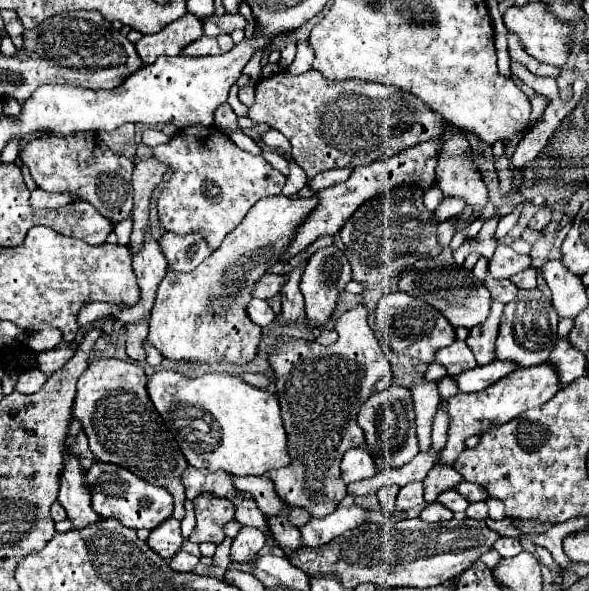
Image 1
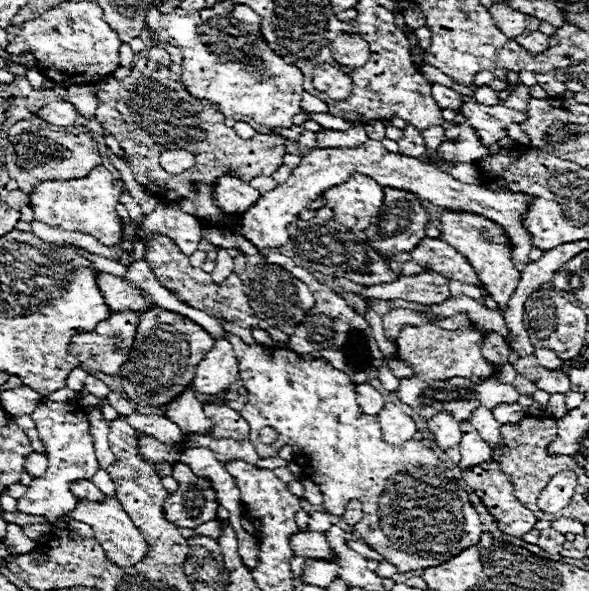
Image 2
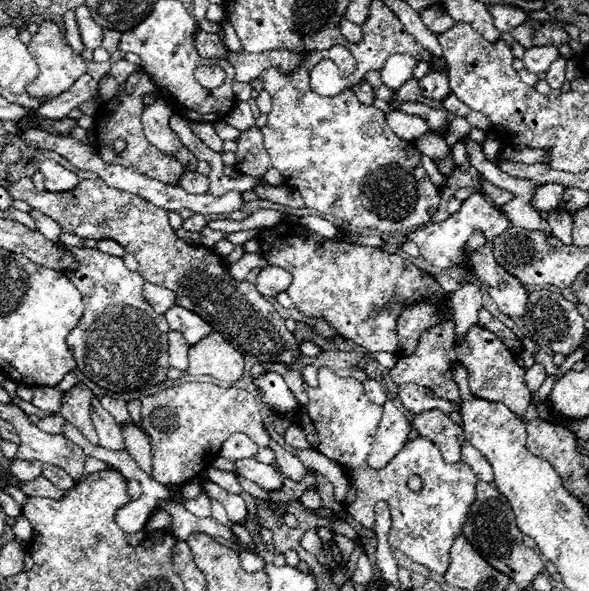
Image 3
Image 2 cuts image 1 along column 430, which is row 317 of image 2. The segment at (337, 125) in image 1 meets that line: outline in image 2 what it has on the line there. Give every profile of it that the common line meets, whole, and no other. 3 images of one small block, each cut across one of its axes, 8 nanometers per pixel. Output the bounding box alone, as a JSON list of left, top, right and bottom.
[68,312,138,374]

